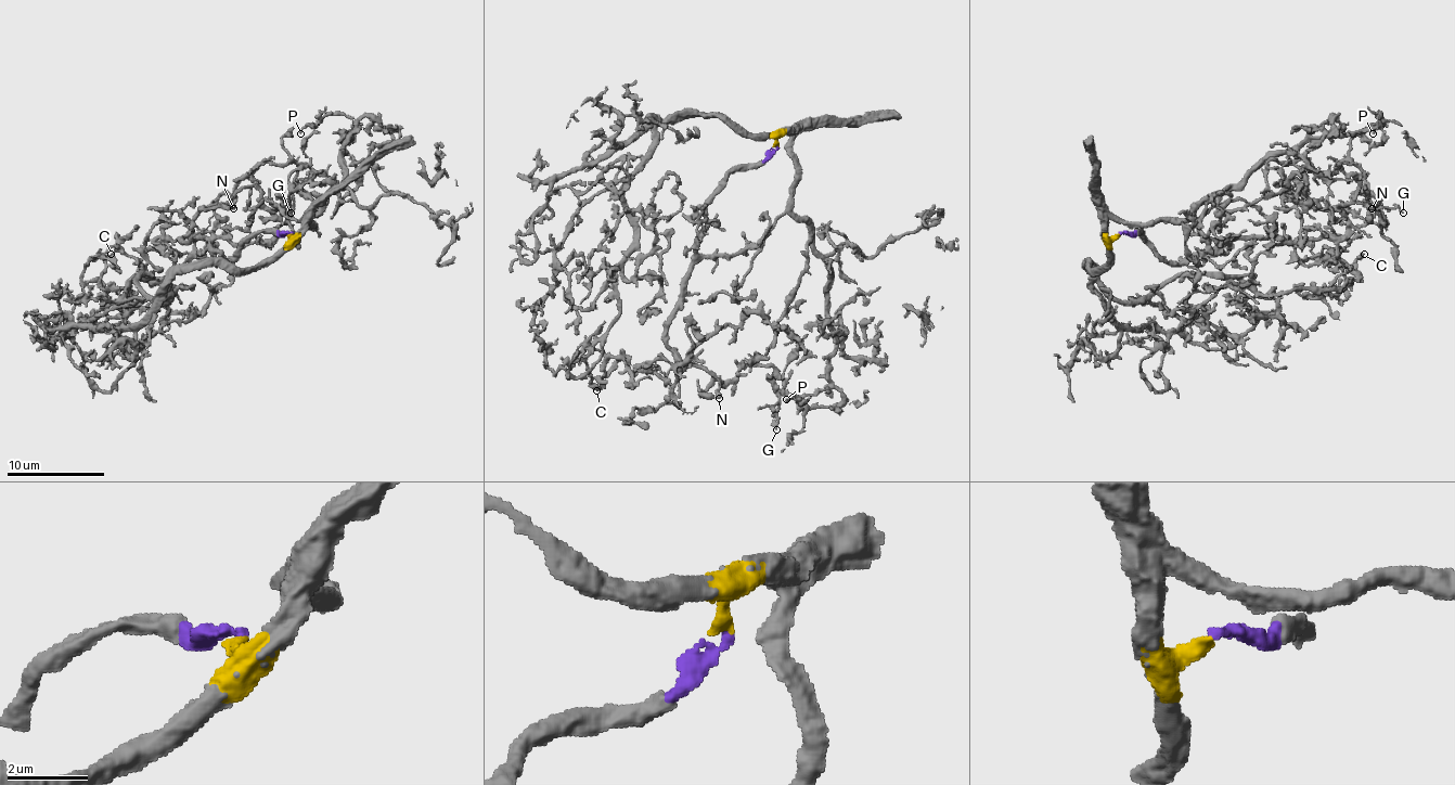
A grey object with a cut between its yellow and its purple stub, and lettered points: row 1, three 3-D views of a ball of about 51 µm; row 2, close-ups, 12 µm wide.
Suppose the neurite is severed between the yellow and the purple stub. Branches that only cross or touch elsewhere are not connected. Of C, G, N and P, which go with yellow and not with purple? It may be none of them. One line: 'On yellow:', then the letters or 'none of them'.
On yellow: C, P

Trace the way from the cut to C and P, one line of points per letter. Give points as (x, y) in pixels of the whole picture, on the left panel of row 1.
C: (292, 233), (253, 268), (188, 266), (155, 301), (138, 285), (147, 275), (131, 295), (106, 290), (112, 253)
P: (292, 233), (344, 180), (344, 133), (356, 124), (326, 114), (299, 133)

